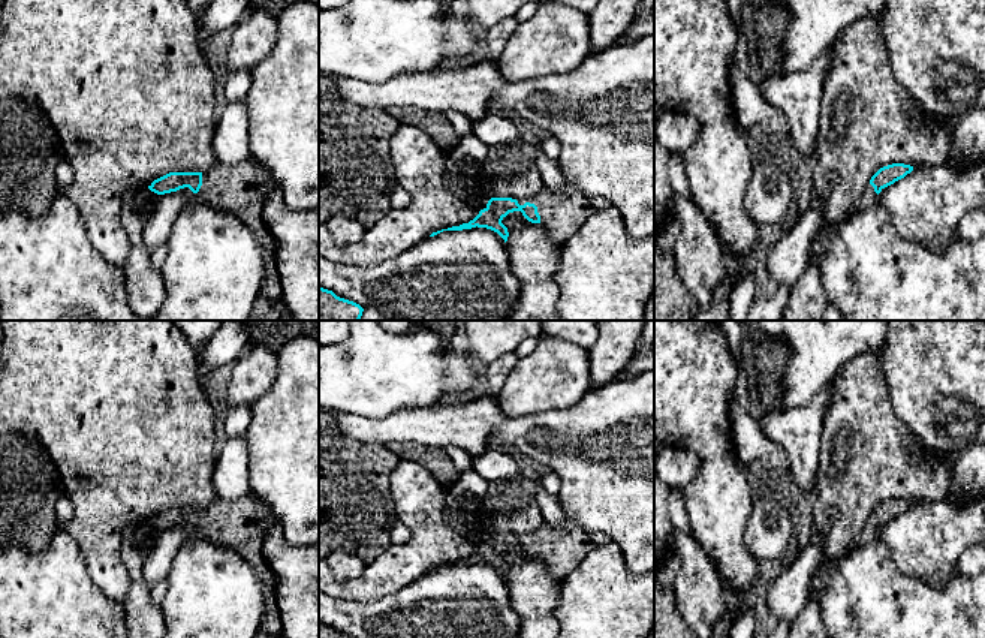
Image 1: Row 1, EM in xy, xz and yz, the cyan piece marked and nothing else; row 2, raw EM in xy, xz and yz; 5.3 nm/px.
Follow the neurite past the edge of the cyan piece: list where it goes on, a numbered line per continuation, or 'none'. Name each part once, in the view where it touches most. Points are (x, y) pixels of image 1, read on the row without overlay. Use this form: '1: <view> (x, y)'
1: xz (562, 547)

